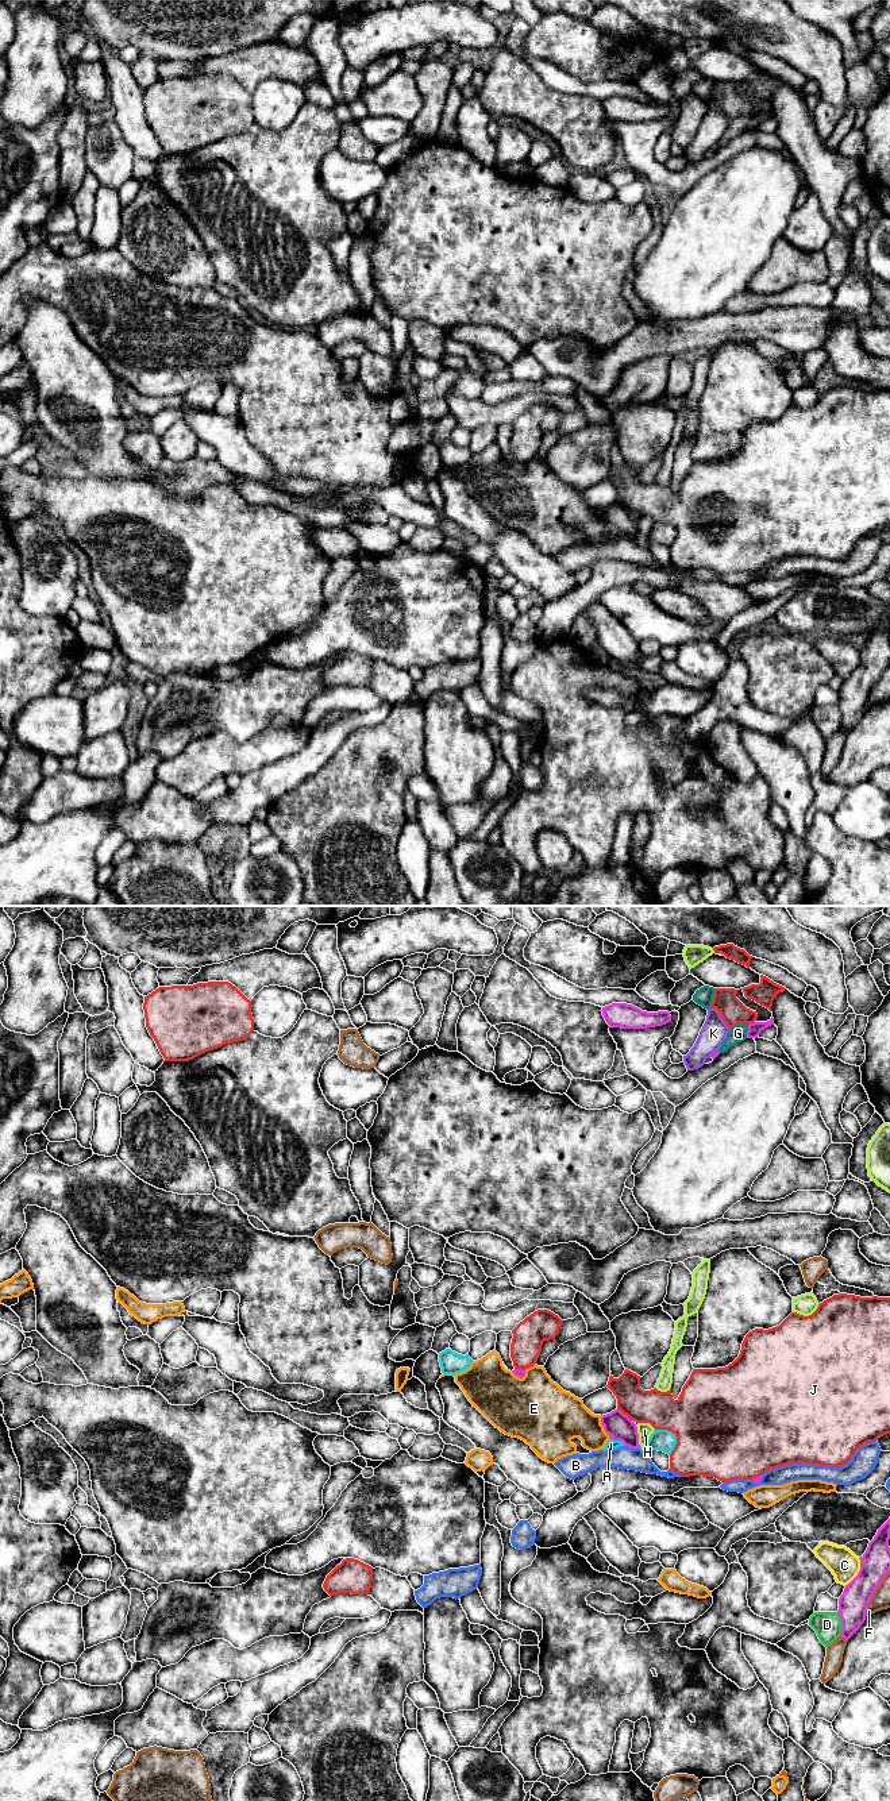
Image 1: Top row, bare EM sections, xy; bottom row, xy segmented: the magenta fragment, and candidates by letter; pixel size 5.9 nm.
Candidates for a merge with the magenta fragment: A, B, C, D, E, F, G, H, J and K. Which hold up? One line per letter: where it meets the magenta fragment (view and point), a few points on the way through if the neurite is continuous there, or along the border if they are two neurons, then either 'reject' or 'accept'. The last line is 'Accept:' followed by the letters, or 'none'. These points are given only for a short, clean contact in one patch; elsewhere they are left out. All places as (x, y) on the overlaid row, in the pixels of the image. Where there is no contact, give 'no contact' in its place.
A: contact xy (619, 1439); reject
B: contact xy (632, 1447); reject
C: contact xy (858, 1573); border xy (859, 1558), (859, 1572), (844, 1585); reject
D: contact xy (842, 1623); reject
E: contact xy (604, 1427); reject
F: contact xy (874, 1591); reject
G: contact xy (747, 1032); border xy (748, 1025), (746, 1037); reject
H: contact xy (638, 1435); border xy (635, 1426), (640, 1445); reject
J: contact xy (623, 1414); reject
K: contact xy (713, 1053); border xy (717, 1049), (711, 1056); reject
Accept: none

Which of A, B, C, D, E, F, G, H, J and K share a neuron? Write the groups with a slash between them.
A / B / C / D / E / F / G / H / J / K

